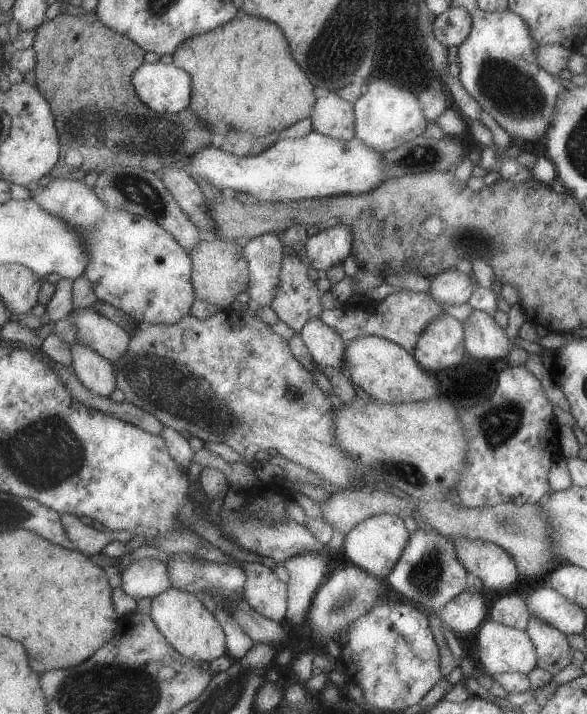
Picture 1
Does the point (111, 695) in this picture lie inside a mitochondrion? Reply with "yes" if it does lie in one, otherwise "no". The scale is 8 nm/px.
yes

